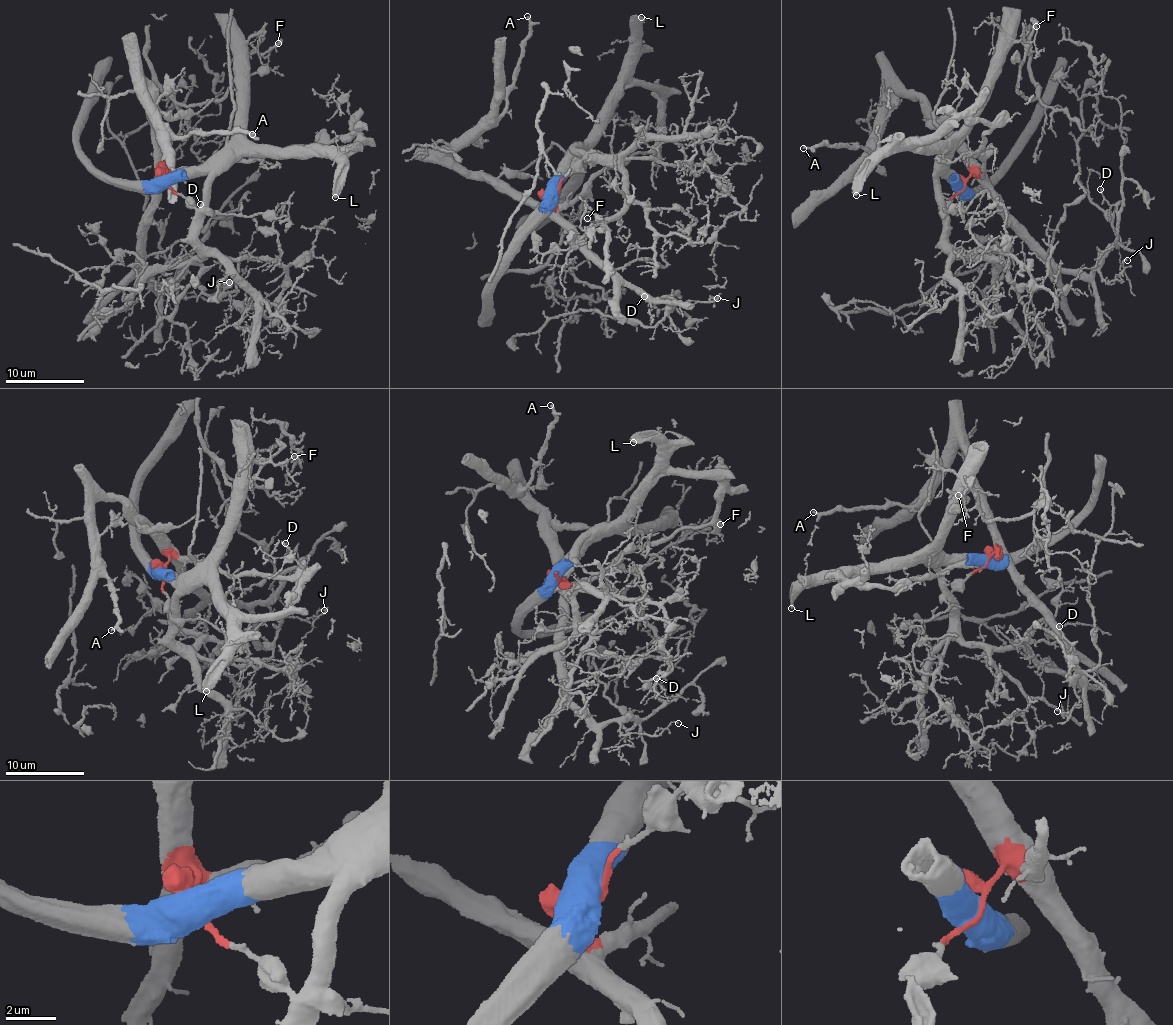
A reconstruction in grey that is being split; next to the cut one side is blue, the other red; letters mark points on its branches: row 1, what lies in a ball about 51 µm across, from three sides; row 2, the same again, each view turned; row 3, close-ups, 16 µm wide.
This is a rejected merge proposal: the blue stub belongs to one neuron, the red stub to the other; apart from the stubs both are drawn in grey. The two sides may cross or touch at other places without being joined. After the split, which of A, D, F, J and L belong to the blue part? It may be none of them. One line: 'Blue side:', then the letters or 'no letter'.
Blue side: F, L

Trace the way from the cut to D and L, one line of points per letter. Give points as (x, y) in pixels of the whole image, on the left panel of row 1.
D: (165, 179), (164, 169), (139, 231), (145, 274), (155, 282), (171, 281), (197, 245), (200, 203)
L: (165, 179), (193, 178), (209, 166), (228, 165), (242, 155), (312, 151), (332, 155), (339, 167), (335, 198)

